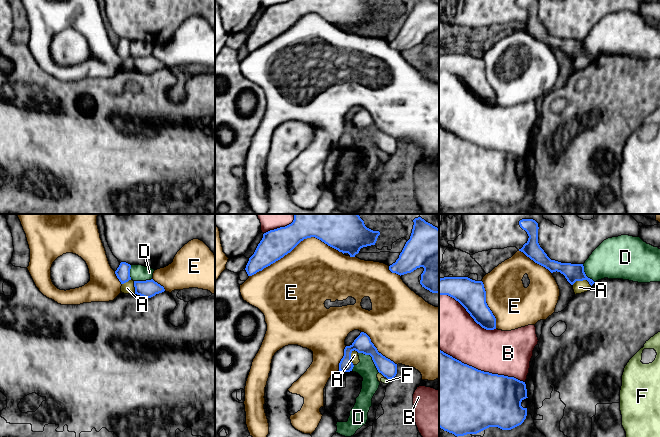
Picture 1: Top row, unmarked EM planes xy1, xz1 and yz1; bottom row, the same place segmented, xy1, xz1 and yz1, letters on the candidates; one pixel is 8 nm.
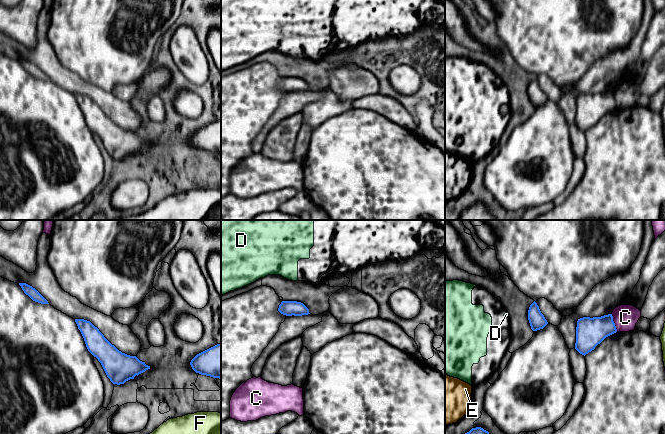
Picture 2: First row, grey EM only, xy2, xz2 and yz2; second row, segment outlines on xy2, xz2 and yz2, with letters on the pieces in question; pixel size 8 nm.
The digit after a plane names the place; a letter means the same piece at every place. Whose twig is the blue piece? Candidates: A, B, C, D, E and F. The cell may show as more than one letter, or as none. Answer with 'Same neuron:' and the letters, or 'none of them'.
Same neuron: none of them

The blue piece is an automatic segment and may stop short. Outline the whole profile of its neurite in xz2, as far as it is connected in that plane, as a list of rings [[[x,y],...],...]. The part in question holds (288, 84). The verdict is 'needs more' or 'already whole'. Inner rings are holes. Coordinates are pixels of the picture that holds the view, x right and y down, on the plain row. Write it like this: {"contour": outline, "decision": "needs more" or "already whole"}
{"contour": [[[282,77],[278,87],[285,91],[286,95],[281,99],[278,108],[263,126],[260,133],[252,141],[251,148],[253,153],[261,153],[267,134],[280,121],[301,113],[307,104],[322,98],[322,93],[328,89],[312,91],[303,79],[297,77]]], "decision": "needs more"}

